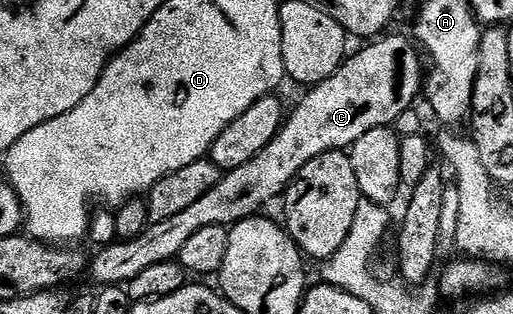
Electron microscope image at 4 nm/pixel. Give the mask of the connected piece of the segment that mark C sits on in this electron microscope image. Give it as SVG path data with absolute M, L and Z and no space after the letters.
M394 32L386 33L384 36L378 37L376 40L370 41L368 44L362 45L365 46L362 48L358 54L350 53L346 57L345 61L341 63L340 68L338 68L333 75L327 80L323 80L318 86L306 89L305 94L301 98L301 103L294 108L288 111L287 117L284 119L284 126L281 127L281 130L278 132L274 139L271 140L269 144L257 156L249 160L245 164L242 164L235 168L234 170L227 170L222 173L219 184L215 184L215 188L211 188L211 192L206 192L196 204L191 204L191 208L187 208L183 212L179 212L175 216L170 216L167 220L159 220L158 222L150 222L146 226L145 231L142 232L135 240L127 240L112 242L110 246L102 246L96 251L97 255L94 258L91 258L91 261L87 266L88 277L93 277L98 287L104 288L106 286L119 286L122 284L127 284L135 276L139 276L139 272L145 271L147 268L151 268L155 264L163 264L164 262L174 261L181 253L183 252L183 244L187 244L187 240L191 240L191 236L195 236L195 232L199 232L199 228L211 228L212 226L223 226L226 228L232 228L237 222L242 222L248 218L254 217L258 213L257 210L260 206L265 206L268 204L272 198L280 199L284 195L285 191L289 188L289 183L296 178L298 172L303 169L311 160L315 160L315 156L319 156L323 152L331 152L332 150L343 150L348 151L353 147L356 142L359 140L359 136L367 136L367 132L371 132L375 128L383 128L384 126L392 127L396 123L399 116L403 116L403 112L407 112L414 105L413 101L416 98L419 98L419 95L423 90L423 66L421 70L421 58L423 62L423 54L420 49L415 45L414 39L412 37L404 38L401 34L393 34Z

